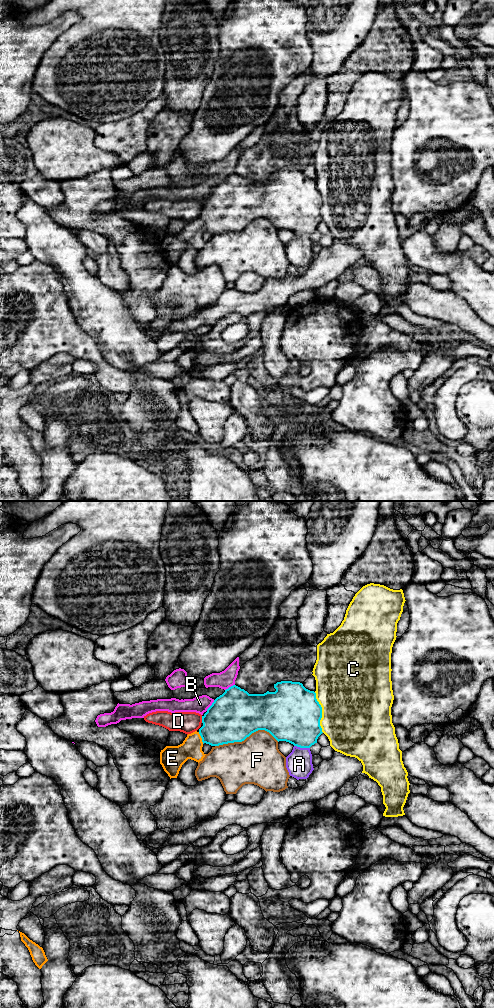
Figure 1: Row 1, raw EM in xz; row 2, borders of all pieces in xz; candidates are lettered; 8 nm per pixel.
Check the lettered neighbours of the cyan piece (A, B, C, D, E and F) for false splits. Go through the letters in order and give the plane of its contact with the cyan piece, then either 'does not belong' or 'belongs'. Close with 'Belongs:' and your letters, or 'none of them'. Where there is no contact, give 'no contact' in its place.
A: xz | does not belong
B: xz | does not belong
C: xz | does not belong
D: xz | does not belong
E: xz | belongs
F: xz | does not belong
Belongs: E

